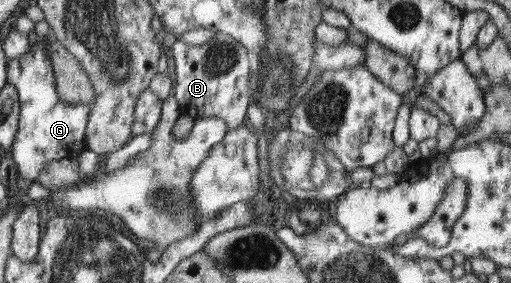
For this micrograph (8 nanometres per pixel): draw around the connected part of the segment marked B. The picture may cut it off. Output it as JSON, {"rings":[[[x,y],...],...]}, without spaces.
{"rings":[[[216,30],[214,38],[199,46],[170,39],[170,47],[176,72],[173,96],[180,107],[180,113],[190,115],[192,119],[217,116],[224,119],[230,129],[246,124],[246,109],[251,100],[249,82],[254,60],[243,46],[234,37]]]}

